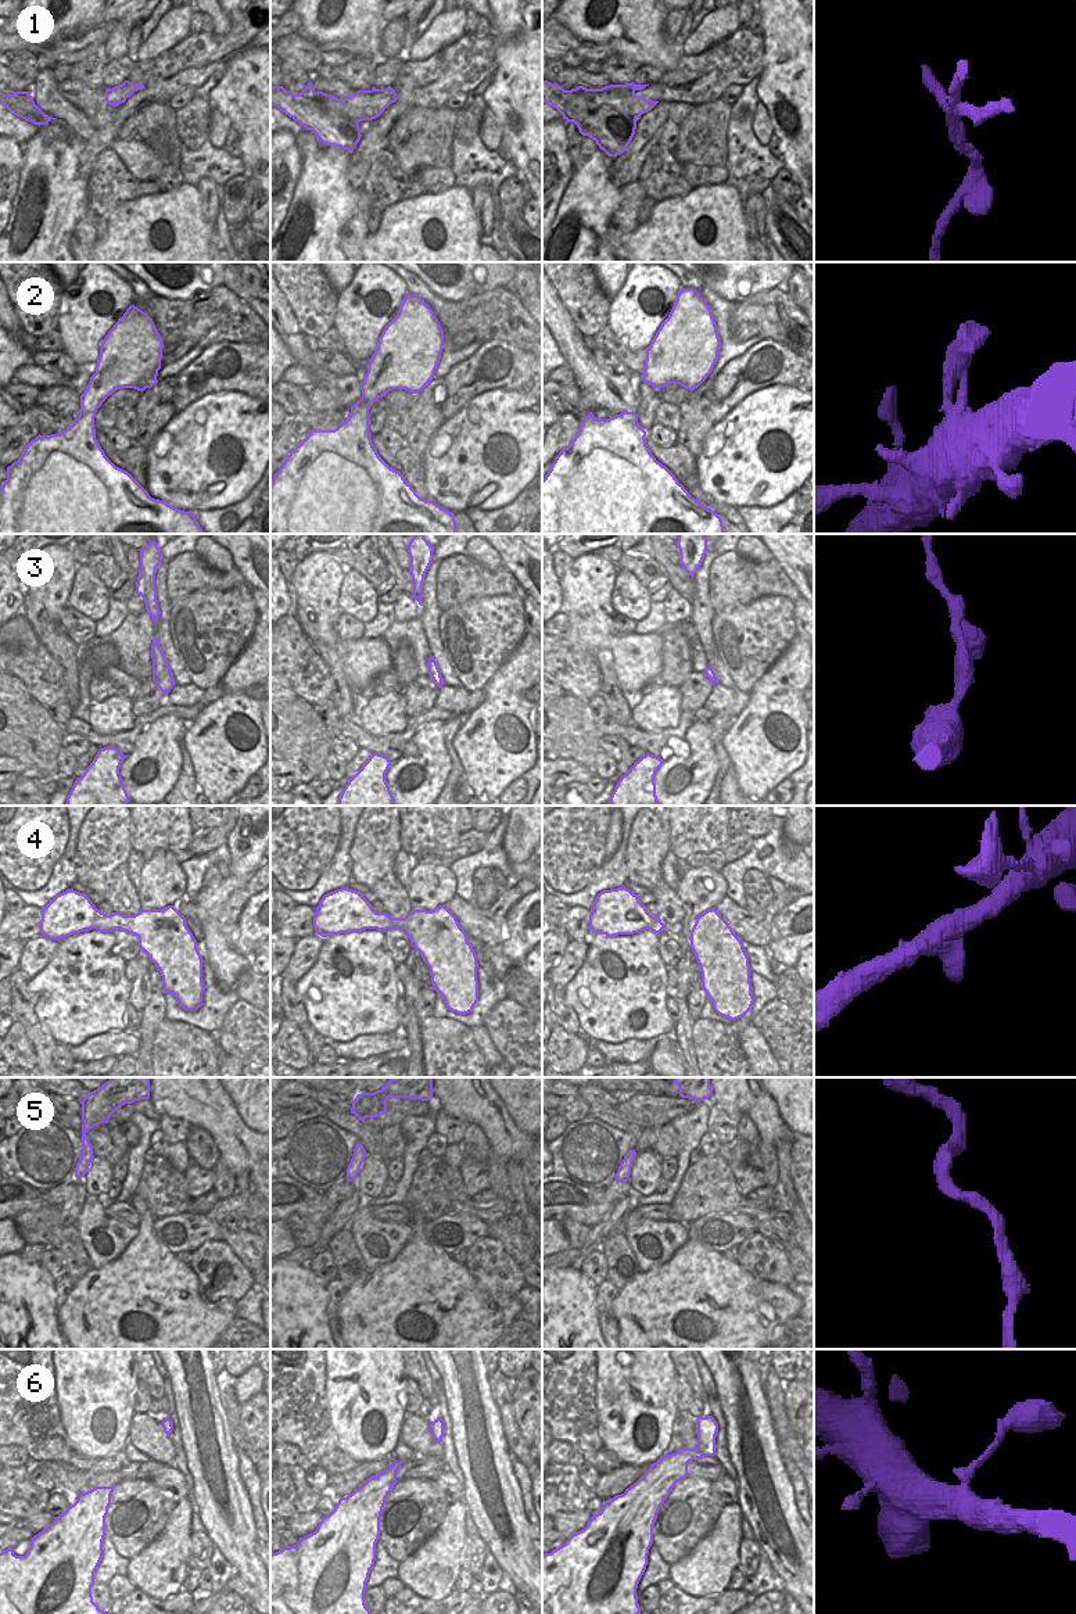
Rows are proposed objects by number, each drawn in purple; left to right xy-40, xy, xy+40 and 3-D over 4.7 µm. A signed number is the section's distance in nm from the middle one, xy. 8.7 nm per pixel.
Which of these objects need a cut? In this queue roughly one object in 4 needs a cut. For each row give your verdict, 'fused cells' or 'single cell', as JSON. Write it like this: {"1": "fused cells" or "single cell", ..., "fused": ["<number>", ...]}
{"1": "fused cells", "2": "single cell", "3": "fused cells", "4": "single cell", "5": "single cell", "6": "single cell", "fused": ["1", "3"]}

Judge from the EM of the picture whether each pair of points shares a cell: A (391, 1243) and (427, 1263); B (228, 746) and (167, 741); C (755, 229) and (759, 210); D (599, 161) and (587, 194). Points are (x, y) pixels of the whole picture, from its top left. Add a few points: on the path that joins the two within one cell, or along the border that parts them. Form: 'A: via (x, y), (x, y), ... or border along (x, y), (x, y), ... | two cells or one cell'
A: border along (411, 1223), (404, 1248), (376, 1268) | two cells
B: border along (189, 723), (180, 741) | two cells
C: via (755, 225), (755, 214) | one cell
D: via (596, 169), (589, 186) | one cell

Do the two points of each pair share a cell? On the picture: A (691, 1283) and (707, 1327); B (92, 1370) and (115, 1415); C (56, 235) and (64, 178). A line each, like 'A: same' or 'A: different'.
A: same
B: same
C: same

